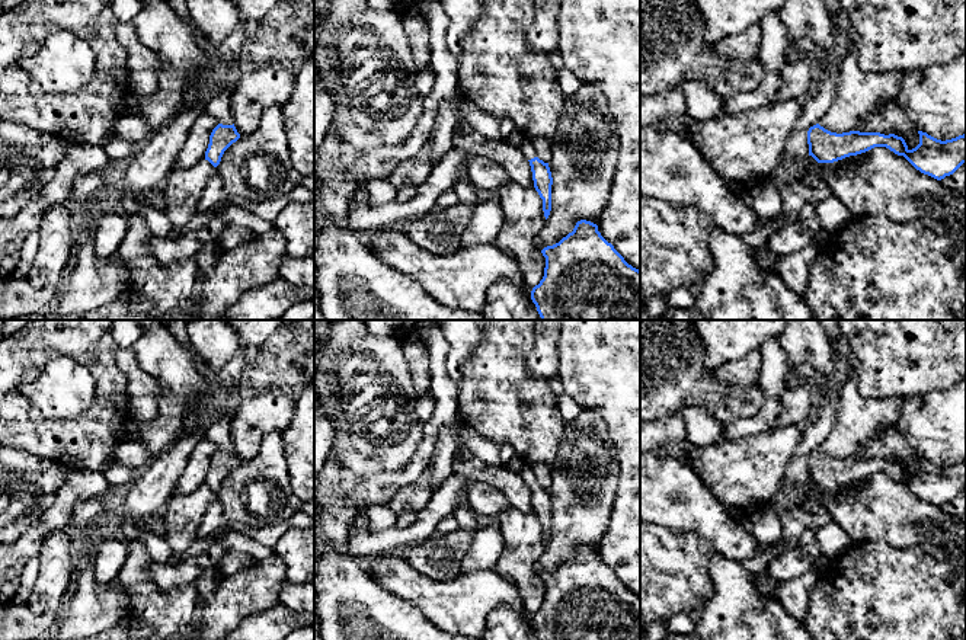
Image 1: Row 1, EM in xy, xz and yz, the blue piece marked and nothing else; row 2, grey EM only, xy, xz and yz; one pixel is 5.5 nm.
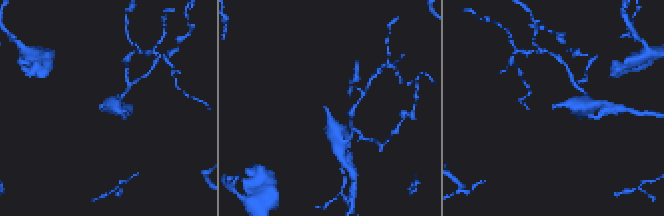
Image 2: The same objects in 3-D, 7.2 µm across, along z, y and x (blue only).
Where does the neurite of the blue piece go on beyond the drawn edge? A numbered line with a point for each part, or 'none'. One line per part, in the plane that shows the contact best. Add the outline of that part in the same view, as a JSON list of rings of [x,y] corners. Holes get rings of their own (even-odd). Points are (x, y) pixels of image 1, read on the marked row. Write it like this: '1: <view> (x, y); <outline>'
1: xz (527, 147); [[[524,134],[519,150],[525,156],[527,160],[537,157],[537,151],[532,144],[532,138],[528,134]]]

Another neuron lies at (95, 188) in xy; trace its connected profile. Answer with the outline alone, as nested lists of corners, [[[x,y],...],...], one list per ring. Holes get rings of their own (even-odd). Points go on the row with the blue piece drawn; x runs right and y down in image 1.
[[[105,170],[81,173],[74,180],[68,199],[77,199],[92,211],[102,208],[113,195],[112,177]]]

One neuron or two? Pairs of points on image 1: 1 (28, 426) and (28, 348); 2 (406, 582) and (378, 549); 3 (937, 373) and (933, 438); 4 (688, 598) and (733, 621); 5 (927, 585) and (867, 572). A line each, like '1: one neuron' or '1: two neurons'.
1: one neuron
2: two neurons
3: two neurons
4: two neurons
5: one neuron

